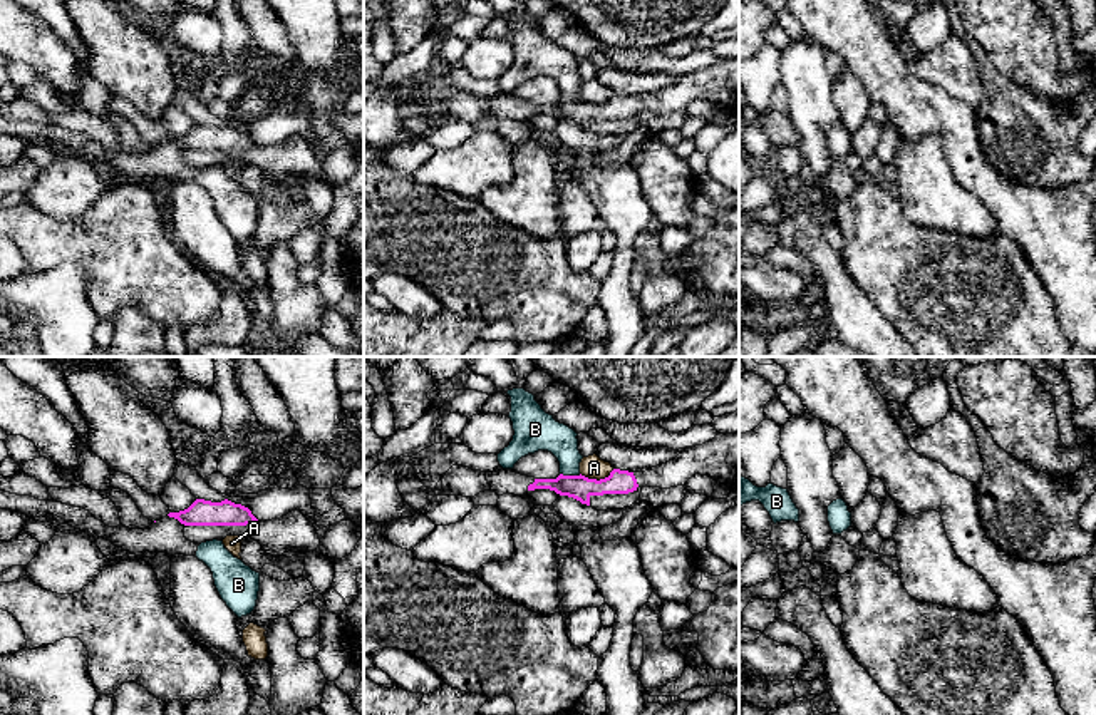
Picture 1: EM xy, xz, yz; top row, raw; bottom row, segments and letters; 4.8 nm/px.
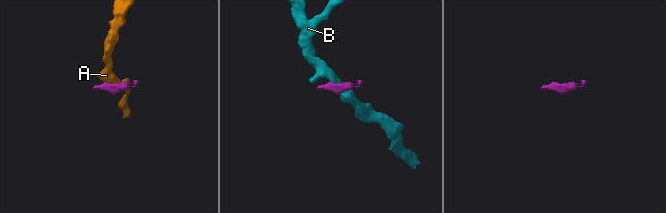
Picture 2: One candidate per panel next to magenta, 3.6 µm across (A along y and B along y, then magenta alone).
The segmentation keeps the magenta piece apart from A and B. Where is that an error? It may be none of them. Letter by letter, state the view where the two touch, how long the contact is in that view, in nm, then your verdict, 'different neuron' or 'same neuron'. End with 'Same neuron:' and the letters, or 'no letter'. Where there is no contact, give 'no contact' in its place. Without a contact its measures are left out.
A: xz | 170 nm | different neuron
B: xz | 100 nm | different neuron
Same neuron: no letter

